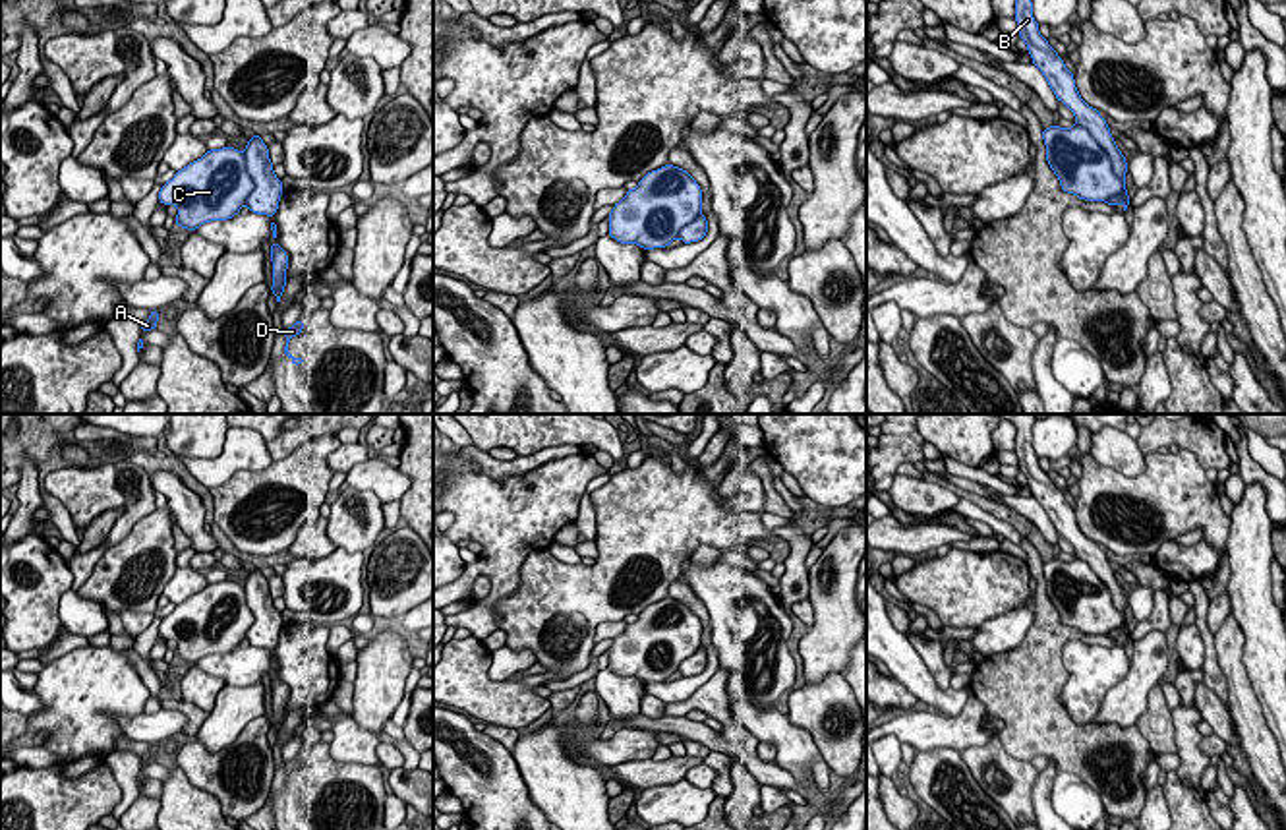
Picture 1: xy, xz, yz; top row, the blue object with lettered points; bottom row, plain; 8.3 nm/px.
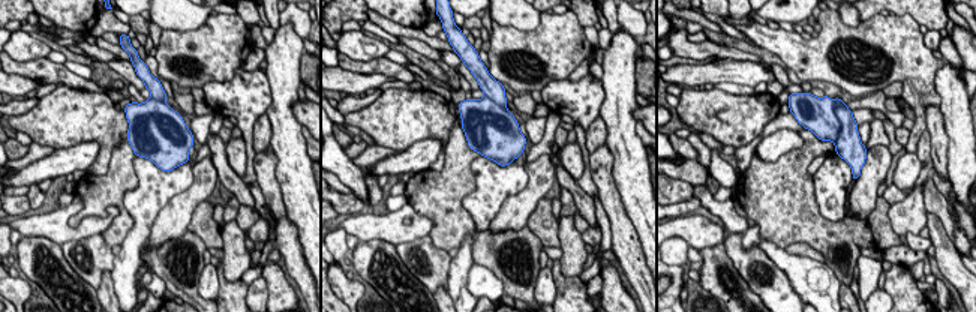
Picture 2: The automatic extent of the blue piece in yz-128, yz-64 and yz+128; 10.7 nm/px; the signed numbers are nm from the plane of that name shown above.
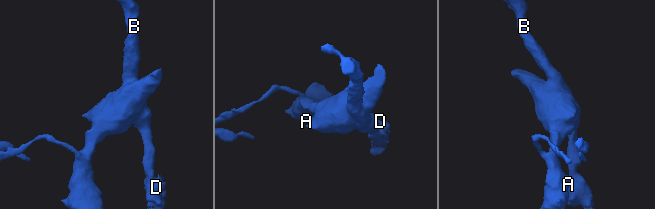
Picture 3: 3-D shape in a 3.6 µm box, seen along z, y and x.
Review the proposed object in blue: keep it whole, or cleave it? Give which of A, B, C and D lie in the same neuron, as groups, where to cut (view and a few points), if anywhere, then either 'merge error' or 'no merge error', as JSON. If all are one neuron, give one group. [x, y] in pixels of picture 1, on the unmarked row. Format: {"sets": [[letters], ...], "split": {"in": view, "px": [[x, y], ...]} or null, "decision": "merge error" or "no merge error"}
{"sets": [["A", "C"], ["B", "D"]], "split": {"in": "yz", "px": [[1076, 556], [1107, 587], [1112, 604], [1124, 614]]}, "decision": "merge error"}

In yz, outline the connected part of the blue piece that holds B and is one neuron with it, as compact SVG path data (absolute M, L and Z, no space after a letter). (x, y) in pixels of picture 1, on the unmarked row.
M1000 414L1002 420L1009 420L1015 433L1015 455L1019 460L1019 472L1025 474L1033 497L1042 505L1056 532L1062 534L1075 549L1075 557L1083 559L1095 575L1108 586L1114 608L1125 613L1127 596L1110 567L1106 553L1100 546L1089 540L1077 520L1073 507L1066 501L1062 489L1040 468L1038 457L1033 451L1033 424L1035 414Z

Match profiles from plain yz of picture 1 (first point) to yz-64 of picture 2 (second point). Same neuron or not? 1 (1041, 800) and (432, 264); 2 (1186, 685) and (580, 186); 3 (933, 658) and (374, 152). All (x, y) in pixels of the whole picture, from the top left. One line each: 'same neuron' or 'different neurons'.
1: different neurons
2: different neurons
3: different neurons

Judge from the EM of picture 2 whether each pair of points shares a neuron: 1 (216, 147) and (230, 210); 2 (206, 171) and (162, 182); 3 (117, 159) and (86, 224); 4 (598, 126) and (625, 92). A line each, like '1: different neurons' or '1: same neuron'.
1: different neurons
2: different neurons
3: different neurons
4: different neurons

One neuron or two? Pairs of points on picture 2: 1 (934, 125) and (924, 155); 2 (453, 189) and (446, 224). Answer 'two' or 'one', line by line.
1: two
2: one

